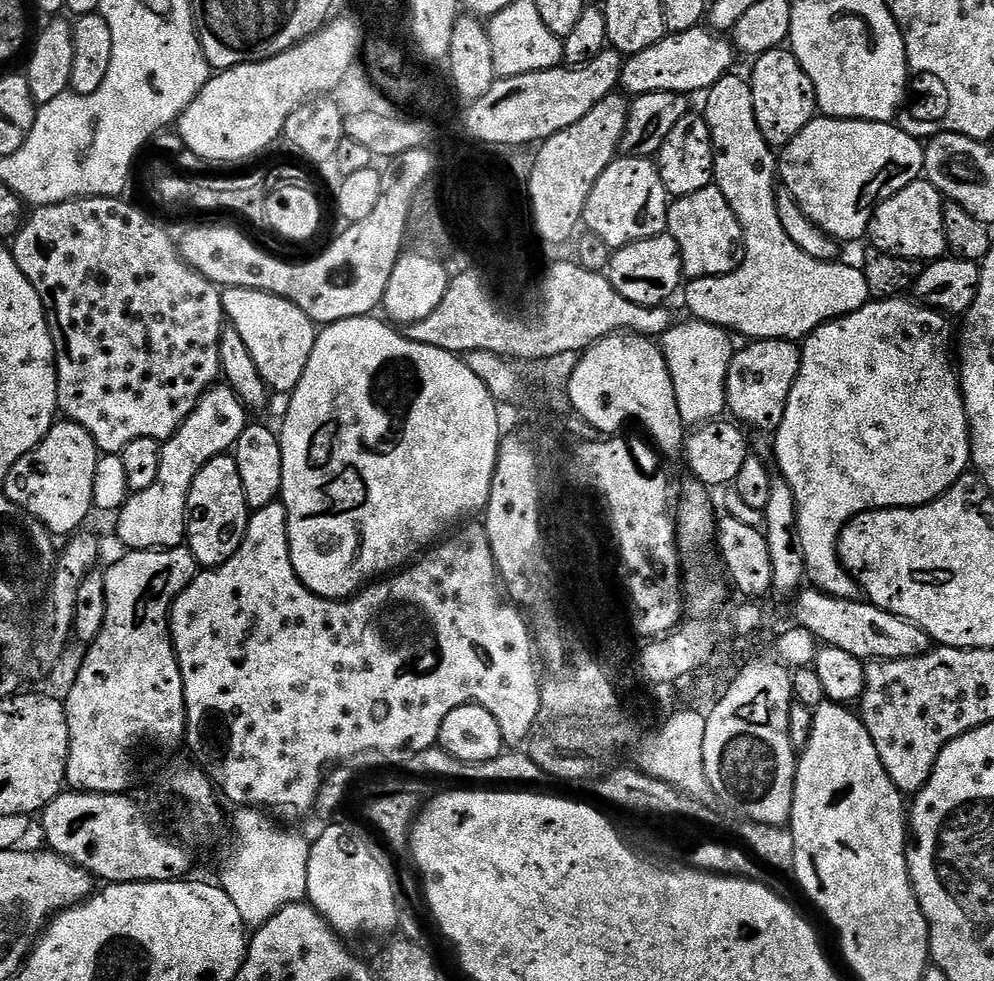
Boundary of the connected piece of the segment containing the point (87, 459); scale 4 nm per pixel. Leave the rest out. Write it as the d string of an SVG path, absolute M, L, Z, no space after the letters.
M64 418L59 422L53 423L52 429L42 438L42 442L34 450L30 450L24 457L18 462L14 462L14 466L3 477L4 480L4 492L8 495L8 500L12 504L17 504L17 509L23 510L27 515L32 516L35 520L41 520L45 526L47 526L49 532L54 536L59 534L66 534L65 536L73 535L76 531L85 527L84 519L88 515L93 515L94 509L92 507L92 499L94 498L94 470L96 469L96 461L98 459L98 449L94 438L86 431L82 426L78 426L73 420Z

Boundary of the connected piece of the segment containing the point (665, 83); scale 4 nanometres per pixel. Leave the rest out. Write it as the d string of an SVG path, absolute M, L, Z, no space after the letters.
M697 26L685 32L666 34L654 46L646 46L646 50L627 57L624 61L624 68L620 71L619 87L625 88L623 91L632 98L651 92L683 92L685 94L700 92L700 94L704 94L708 89L713 88L723 76L727 76L733 71L732 63L735 60L738 60L738 53L731 39L717 34L707 27Z

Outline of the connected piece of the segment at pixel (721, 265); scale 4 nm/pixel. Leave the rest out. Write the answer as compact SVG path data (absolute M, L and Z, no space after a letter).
M703 188L694 194L675 197L668 206L666 232L678 242L684 263L683 275L688 280L725 276L736 269L742 252L740 223L720 188Z

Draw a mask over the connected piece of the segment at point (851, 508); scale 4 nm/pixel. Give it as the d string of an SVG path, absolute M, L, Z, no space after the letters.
M912 298L873 299L863 304L854 314L846 314L842 318L818 326L802 341L800 369L790 390L790 398L782 414L782 422L774 428L776 464L780 467L779 475L792 487L793 496L796 499L798 547L804 554L807 583L827 596L842 600L860 600L862 596L859 584L841 566L840 558L836 554L836 540L840 537L845 522L853 520L859 512L870 512L877 508L920 508L924 504L929 504L931 500L938 499L946 489L954 486L954 482L969 471L972 459L972 437L964 396L960 392L958 372L954 367L954 328L952 332L948 323L950 320L945 313L927 308L925 304Z

